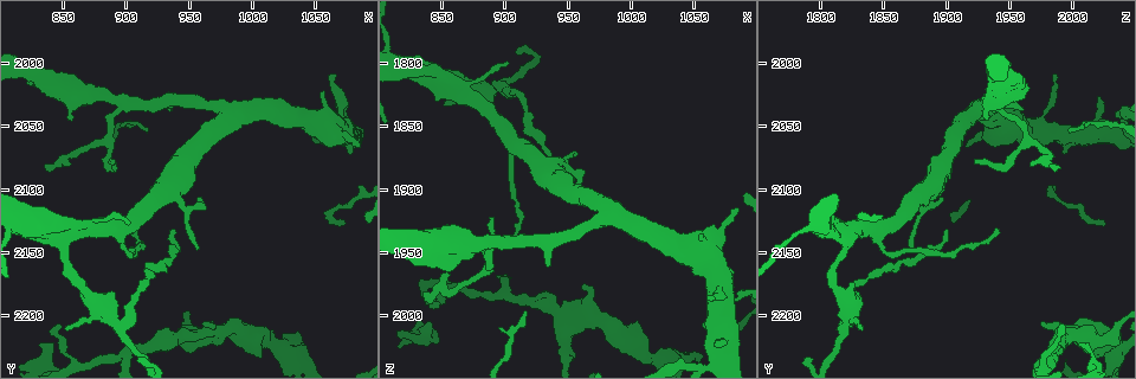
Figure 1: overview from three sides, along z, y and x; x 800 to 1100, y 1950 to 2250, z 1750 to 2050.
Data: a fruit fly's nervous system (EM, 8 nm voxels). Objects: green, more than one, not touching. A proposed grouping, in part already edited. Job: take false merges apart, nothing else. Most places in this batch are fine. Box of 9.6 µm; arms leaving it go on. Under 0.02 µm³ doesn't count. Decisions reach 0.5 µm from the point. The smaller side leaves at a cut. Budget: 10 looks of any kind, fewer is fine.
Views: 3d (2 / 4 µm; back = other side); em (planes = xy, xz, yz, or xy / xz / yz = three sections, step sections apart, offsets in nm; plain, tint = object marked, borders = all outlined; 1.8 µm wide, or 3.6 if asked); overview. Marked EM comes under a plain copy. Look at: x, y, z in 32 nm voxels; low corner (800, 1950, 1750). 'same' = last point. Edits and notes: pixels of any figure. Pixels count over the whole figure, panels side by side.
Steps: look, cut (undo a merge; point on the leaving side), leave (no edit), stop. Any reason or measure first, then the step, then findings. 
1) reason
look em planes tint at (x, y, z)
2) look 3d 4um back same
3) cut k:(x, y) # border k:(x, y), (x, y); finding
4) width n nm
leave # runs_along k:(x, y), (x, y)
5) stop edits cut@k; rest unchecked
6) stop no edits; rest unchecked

a fork
look em planes tint at (862, 2134, 1826)

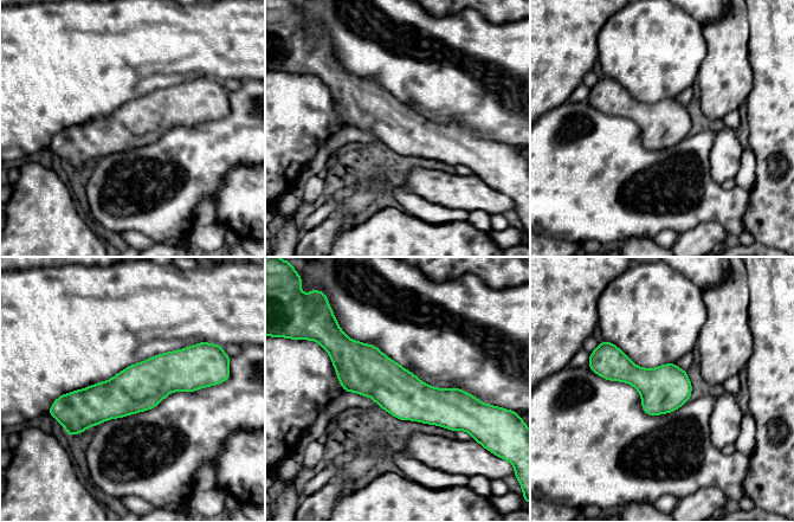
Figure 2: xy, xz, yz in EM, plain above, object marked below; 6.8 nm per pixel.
leave # runs_along 2:(204, 384), (63, 403); one neuron here

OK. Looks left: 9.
side arm on a straight run
look 3d 2um at (896, 2210, 1818)

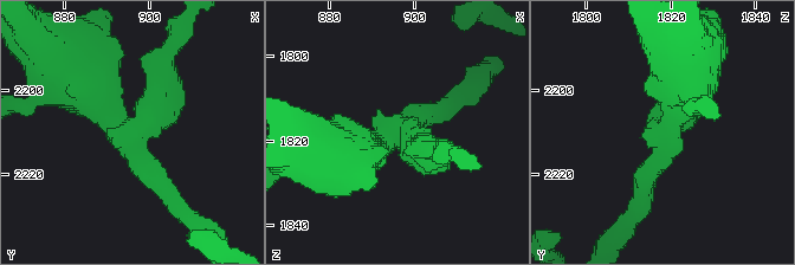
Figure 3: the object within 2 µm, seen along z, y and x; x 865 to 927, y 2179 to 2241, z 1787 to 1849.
arms 3; arm_widths 160, 200, 280 nm; shape alone is not enough
look em xz step 16 tint at (897, 2210, 1818)

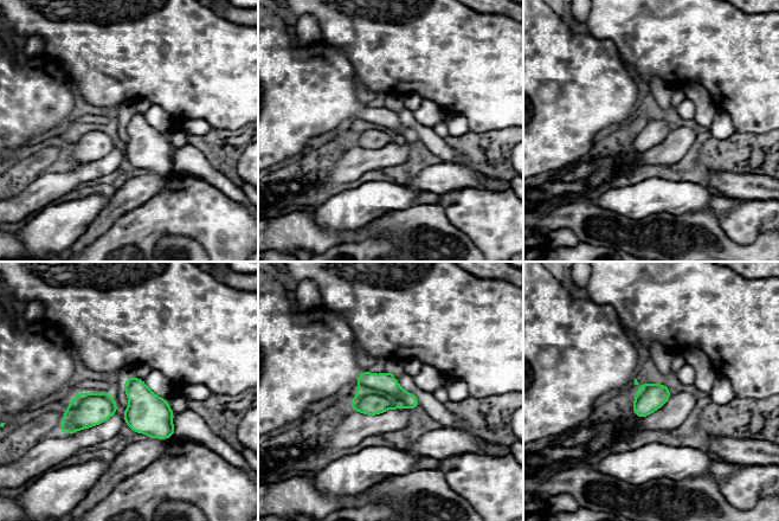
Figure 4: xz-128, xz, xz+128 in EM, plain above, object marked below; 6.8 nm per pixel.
cut it another way
look em planes tint same

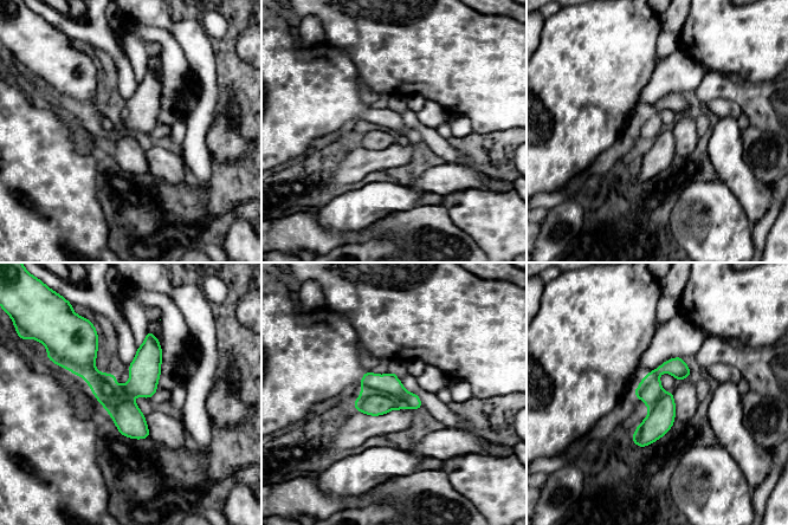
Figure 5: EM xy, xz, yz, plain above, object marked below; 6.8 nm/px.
cut 5:(388, 384) # part_leaving 5:(363, 380), (391, 384), (418, 404); a second neuron is stuck on

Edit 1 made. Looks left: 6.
three-way junction
look 3d 2um at (1022, 2226, 2032)

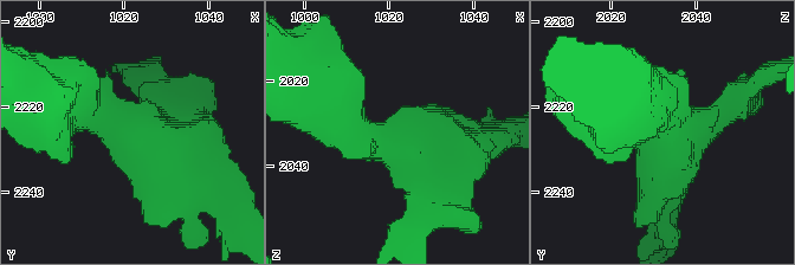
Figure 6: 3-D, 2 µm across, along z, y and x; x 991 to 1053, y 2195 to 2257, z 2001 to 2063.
arms 3; arm_widths 190, 320, 550 nm; need the tissue
look em yz step 8 tint at (1021, 2225, 2035)

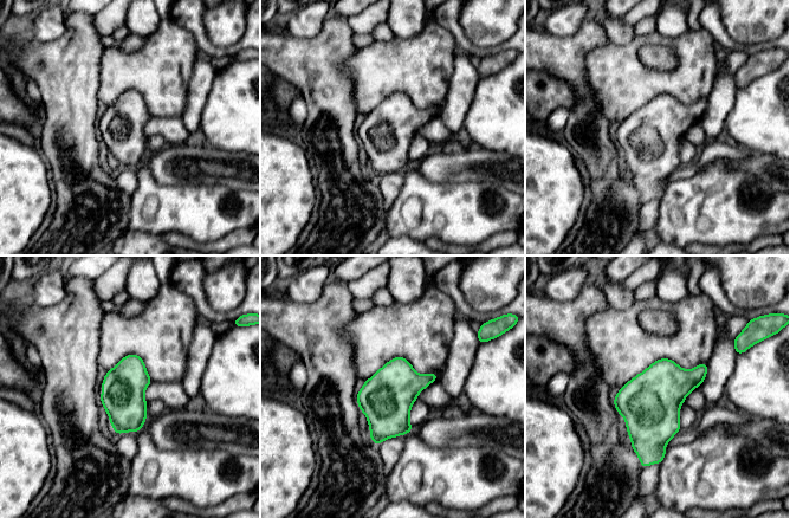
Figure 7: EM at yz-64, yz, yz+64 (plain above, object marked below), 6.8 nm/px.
look em planes tint same

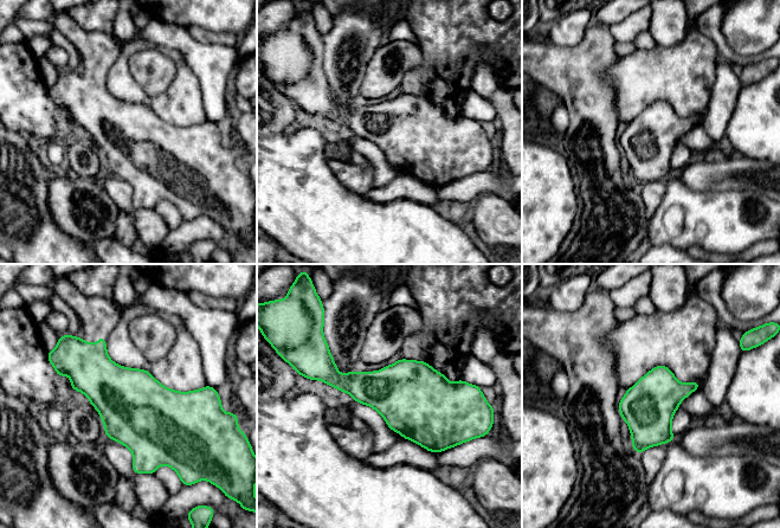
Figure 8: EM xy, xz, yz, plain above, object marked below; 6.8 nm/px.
leave # one neuron here

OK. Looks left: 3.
stop edits cut@5; rest unchecked

